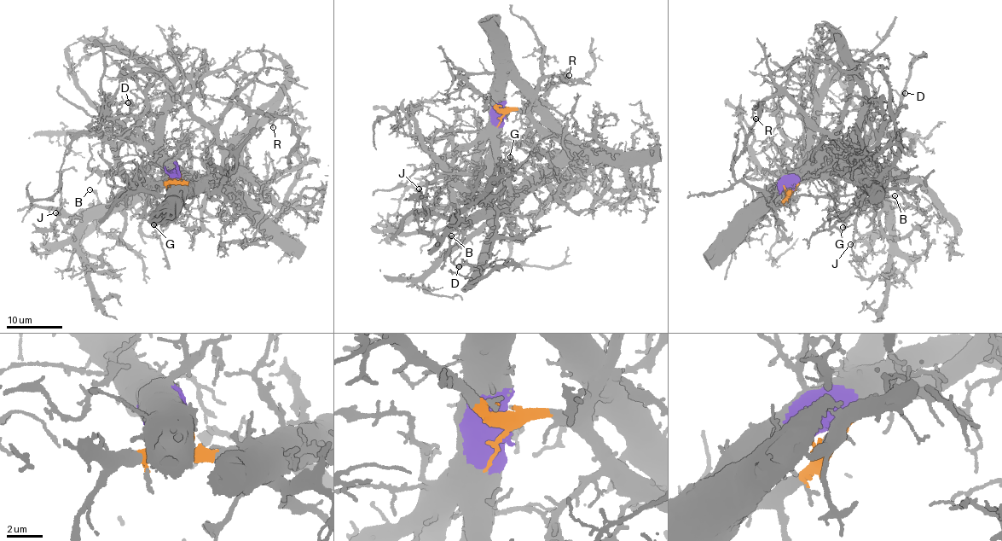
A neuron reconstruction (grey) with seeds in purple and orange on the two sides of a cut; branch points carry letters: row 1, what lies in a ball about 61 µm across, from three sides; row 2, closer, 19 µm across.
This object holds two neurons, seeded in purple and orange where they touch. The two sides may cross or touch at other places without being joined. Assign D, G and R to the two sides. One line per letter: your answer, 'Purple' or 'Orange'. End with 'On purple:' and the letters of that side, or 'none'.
D: Purple
G: Orange
R: Orange
On purple: D

